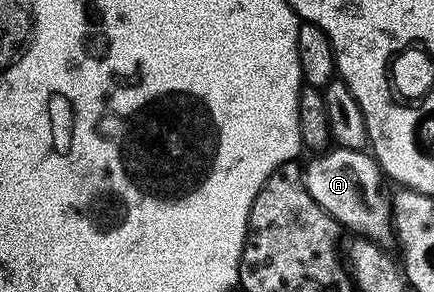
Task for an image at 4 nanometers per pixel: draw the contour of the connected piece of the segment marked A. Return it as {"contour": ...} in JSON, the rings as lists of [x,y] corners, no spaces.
{"contour":[[[338,146],[310,157],[313,158],[304,164],[302,177],[315,203],[336,219],[344,230],[355,231],[354,234],[380,245],[390,244],[395,235],[392,229],[392,200],[383,189],[383,174],[376,158],[364,150]]]}

